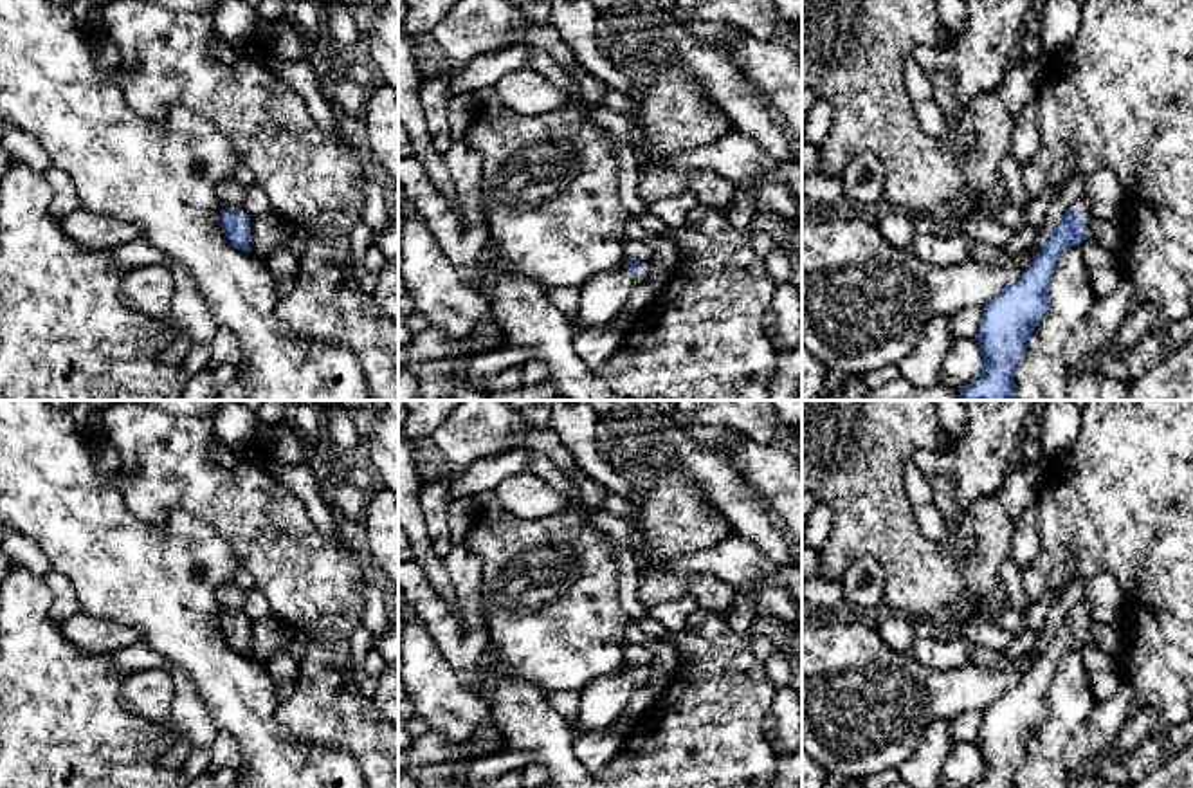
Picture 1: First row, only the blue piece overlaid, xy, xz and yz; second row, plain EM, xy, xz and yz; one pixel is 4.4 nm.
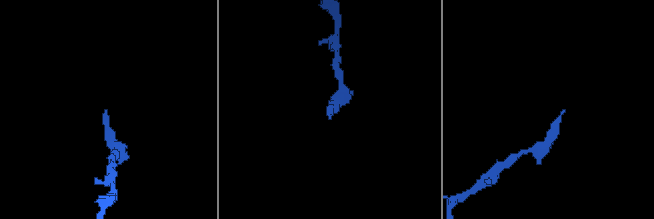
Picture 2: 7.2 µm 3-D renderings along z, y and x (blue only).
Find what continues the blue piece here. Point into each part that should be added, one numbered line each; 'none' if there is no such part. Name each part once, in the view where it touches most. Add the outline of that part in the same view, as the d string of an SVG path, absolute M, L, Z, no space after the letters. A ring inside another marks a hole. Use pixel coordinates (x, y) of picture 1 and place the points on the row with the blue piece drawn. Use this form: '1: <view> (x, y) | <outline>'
1: yz (1082, 206) | M1081 197L1069 209L1079 213L1079 216L1087 222L1087 236L1092 236L1094 215L1090 211L1088 200Z

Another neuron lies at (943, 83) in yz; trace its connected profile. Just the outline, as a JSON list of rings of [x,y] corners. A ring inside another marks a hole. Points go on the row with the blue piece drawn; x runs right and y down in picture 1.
[[[944,70],[930,72],[928,78],[932,81],[932,99],[946,119],[946,133],[953,135],[962,128],[966,117],[966,105],[959,99],[955,78]]]

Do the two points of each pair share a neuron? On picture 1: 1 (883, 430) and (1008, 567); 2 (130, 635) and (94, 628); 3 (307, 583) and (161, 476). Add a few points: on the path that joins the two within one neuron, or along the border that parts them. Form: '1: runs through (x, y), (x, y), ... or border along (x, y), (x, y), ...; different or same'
1: border along (1006, 556), (1001, 565), (1001, 583), (1010, 603); different
2: runs through (121, 635), (103, 635); same
3: runs through (271, 547), (197, 476); same

